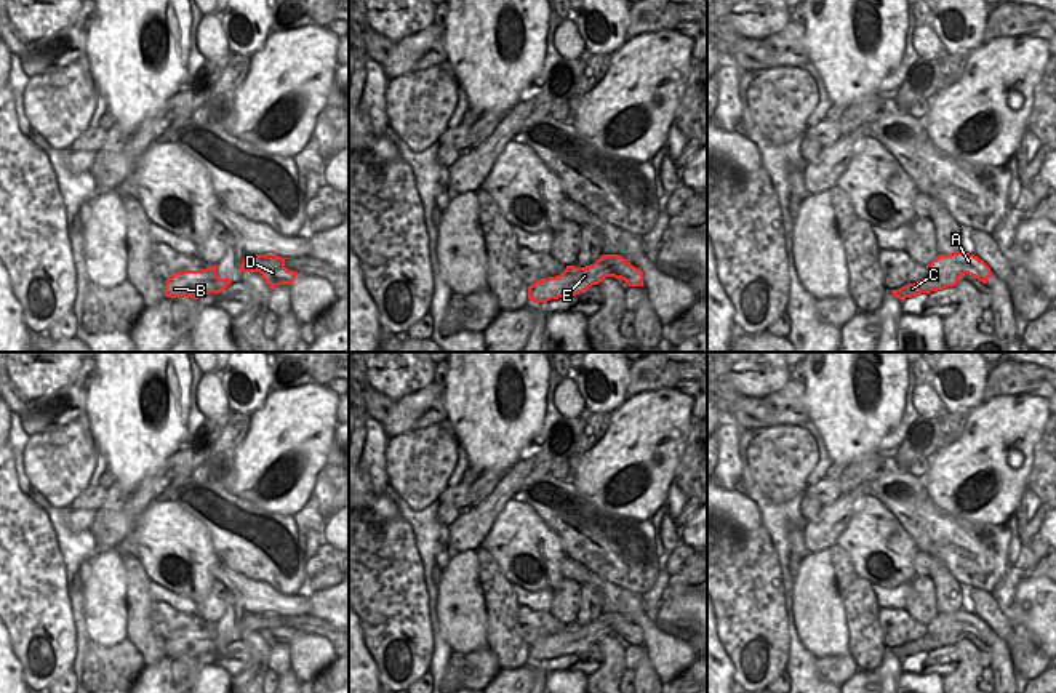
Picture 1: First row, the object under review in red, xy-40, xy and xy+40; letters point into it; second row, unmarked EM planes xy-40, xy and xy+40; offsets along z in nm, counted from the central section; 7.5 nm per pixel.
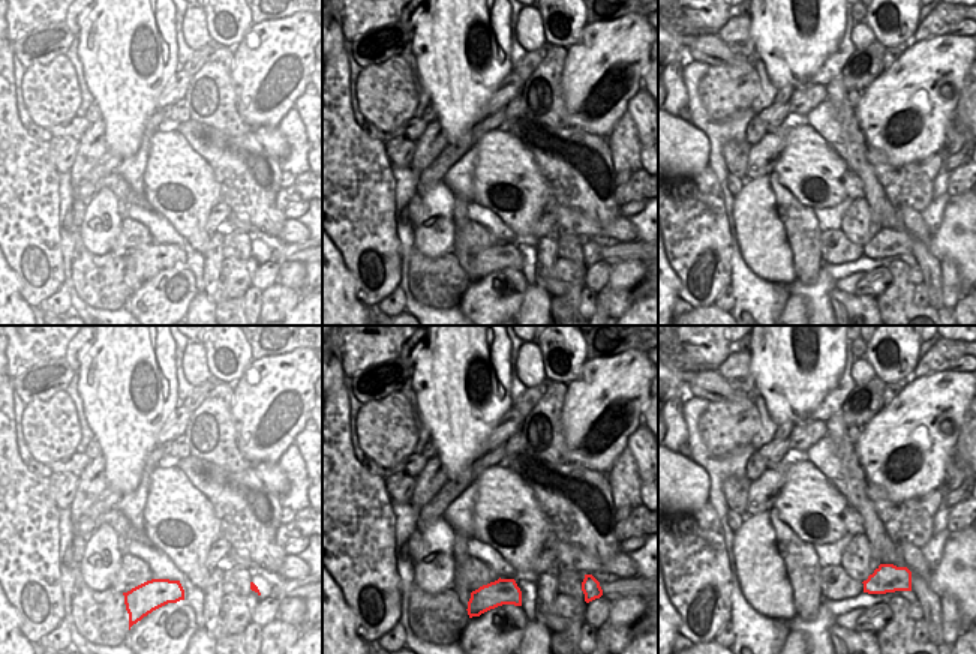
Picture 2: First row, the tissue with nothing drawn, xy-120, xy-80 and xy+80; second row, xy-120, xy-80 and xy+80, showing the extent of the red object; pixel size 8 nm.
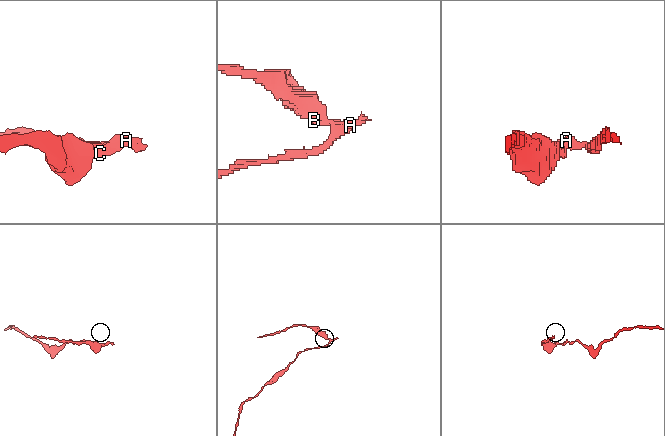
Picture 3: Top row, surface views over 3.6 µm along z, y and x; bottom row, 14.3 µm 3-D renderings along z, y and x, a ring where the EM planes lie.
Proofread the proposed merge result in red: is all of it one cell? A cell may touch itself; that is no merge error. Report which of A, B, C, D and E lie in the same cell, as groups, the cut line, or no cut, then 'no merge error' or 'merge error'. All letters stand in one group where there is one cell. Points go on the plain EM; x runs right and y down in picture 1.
groups A D / B C E; cut xy (612, 621), (600, 616), (591, 624); merge error

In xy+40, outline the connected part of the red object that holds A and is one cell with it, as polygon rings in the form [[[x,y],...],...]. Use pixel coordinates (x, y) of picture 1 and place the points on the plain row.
[[[962,608],[950,613],[938,613],[928,624],[926,632],[942,635],[946,632],[958,631],[968,632],[982,642],[987,642],[992,634],[990,626],[974,613],[963,611]]]

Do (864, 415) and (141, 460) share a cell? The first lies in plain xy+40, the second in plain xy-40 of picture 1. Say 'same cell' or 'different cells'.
same cell

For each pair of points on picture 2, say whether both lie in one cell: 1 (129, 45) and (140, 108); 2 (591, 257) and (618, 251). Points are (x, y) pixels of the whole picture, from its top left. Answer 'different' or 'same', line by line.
1: same
2: same

